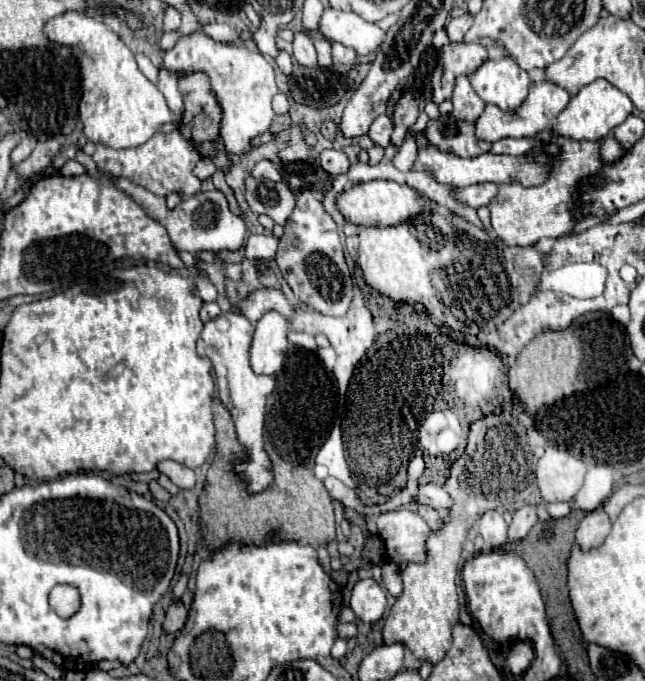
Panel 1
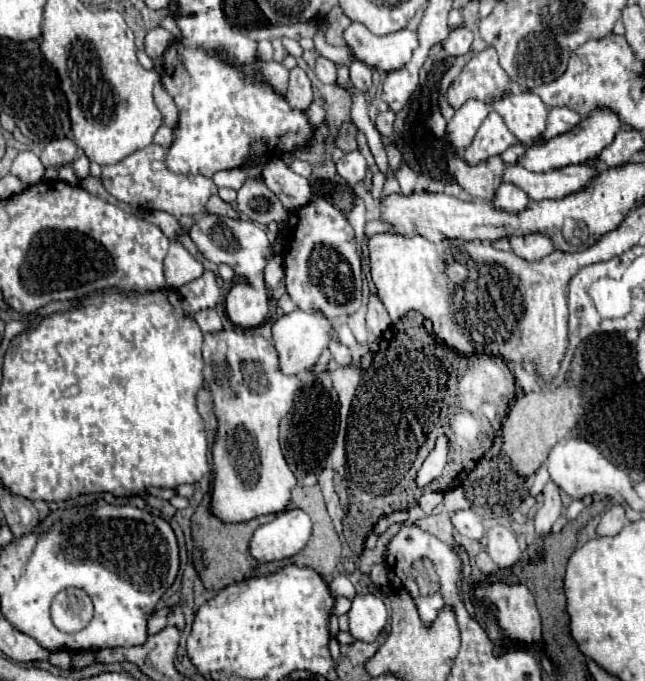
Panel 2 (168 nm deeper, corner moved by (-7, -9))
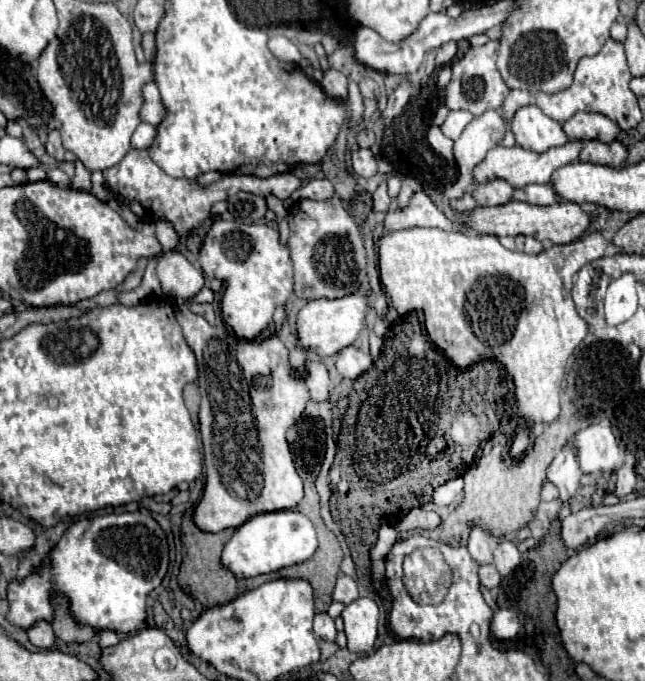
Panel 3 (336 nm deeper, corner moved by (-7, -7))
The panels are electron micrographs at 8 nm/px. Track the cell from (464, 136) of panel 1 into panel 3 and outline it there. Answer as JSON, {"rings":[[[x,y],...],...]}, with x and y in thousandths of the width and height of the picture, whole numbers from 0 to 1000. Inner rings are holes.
{"rings":[[[761,264],[758,270],[736,270],[733,291],[740,302],[777,302],[789,300],[795,288],[795,276],[783,270],[783,264]]]}

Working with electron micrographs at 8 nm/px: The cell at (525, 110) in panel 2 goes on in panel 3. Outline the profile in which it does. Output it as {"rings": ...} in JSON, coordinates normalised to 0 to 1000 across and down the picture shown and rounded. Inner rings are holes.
{"rings":[[[833,156],[805,159],[792,176],[792,191],[808,217],[826,223],[848,223],[857,214],[873,214],[885,203],[873,194],[870,182],[839,164]]]}

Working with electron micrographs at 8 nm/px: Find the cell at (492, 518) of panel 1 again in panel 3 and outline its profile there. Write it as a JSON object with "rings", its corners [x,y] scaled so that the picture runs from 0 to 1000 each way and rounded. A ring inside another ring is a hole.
{"rings":[[[789,790],[771,796],[764,816],[767,816],[767,834],[777,846],[786,846],[789,840],[795,840],[805,831],[805,808],[802,808],[798,796]]]}

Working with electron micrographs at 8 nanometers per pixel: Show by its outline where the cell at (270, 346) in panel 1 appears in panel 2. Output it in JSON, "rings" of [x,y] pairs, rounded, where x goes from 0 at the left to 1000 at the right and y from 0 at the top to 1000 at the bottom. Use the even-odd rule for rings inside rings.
{"rings":[[[457,455],[426,470],[420,490],[423,490],[423,508],[433,523],[433,543],[439,549],[460,549],[467,543],[482,540],[491,532],[495,520],[507,511],[513,499],[513,485],[516,482],[510,467],[504,467],[501,461],[476,461],[470,455]]]}

